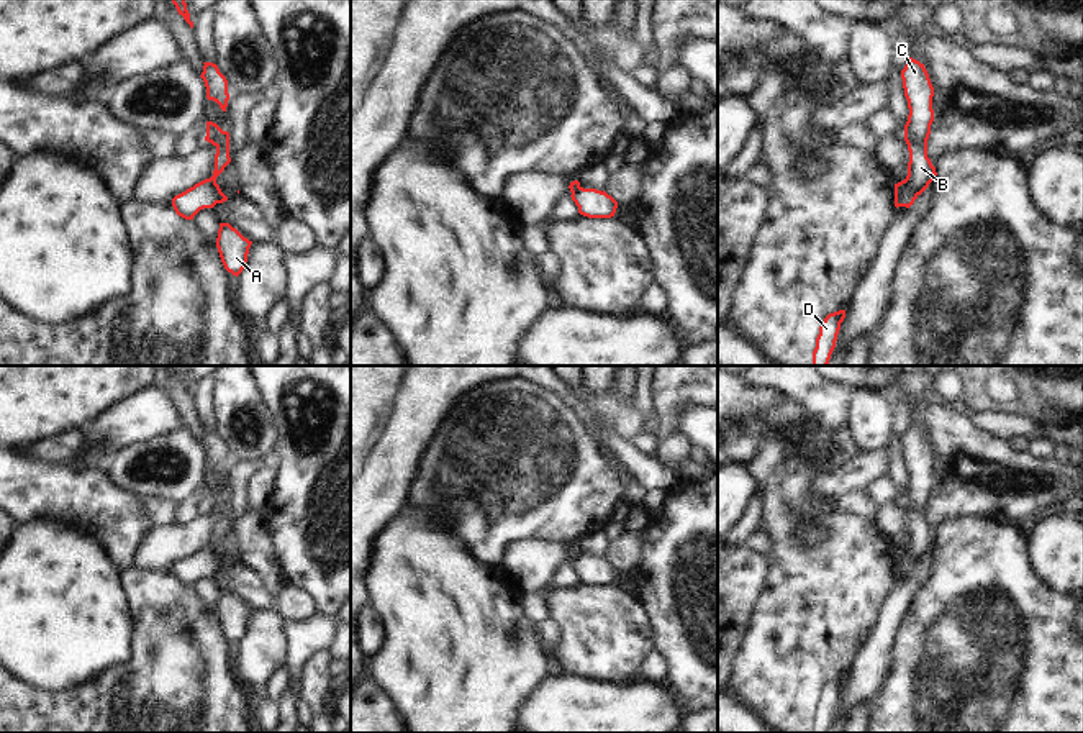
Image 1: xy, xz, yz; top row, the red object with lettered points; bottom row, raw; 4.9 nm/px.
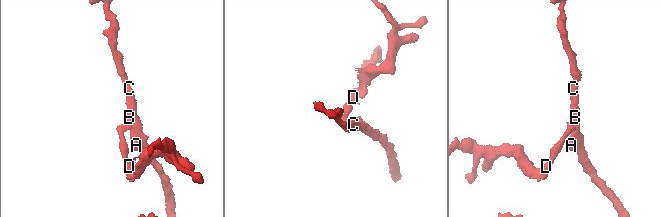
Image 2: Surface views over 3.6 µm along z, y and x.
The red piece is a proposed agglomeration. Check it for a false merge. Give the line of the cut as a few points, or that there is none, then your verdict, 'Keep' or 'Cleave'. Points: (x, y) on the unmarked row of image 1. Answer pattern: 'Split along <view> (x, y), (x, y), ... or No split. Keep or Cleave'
Split along xy (208, 546), (218, 561), (218, 569). Cleave

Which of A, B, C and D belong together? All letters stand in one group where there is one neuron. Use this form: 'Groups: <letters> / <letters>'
Groups: A B C / D

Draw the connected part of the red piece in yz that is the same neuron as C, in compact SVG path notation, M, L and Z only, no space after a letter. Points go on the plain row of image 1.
M913 425L908 426L901 438L901 446L909 476L904 492L904 508L909 518L908 543L904 548L911 556L914 569L937 543L936 535L927 525L927 507L934 489L934 454L924 431Z

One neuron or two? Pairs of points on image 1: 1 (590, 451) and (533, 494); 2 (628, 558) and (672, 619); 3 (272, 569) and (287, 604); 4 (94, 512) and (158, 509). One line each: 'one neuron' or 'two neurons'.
1: one neuron
2: two neurons
3: two neurons
4: two neurons

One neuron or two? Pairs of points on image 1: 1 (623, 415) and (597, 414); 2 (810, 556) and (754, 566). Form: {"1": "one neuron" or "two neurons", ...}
{"1": "one neuron", "2": "two neurons"}

